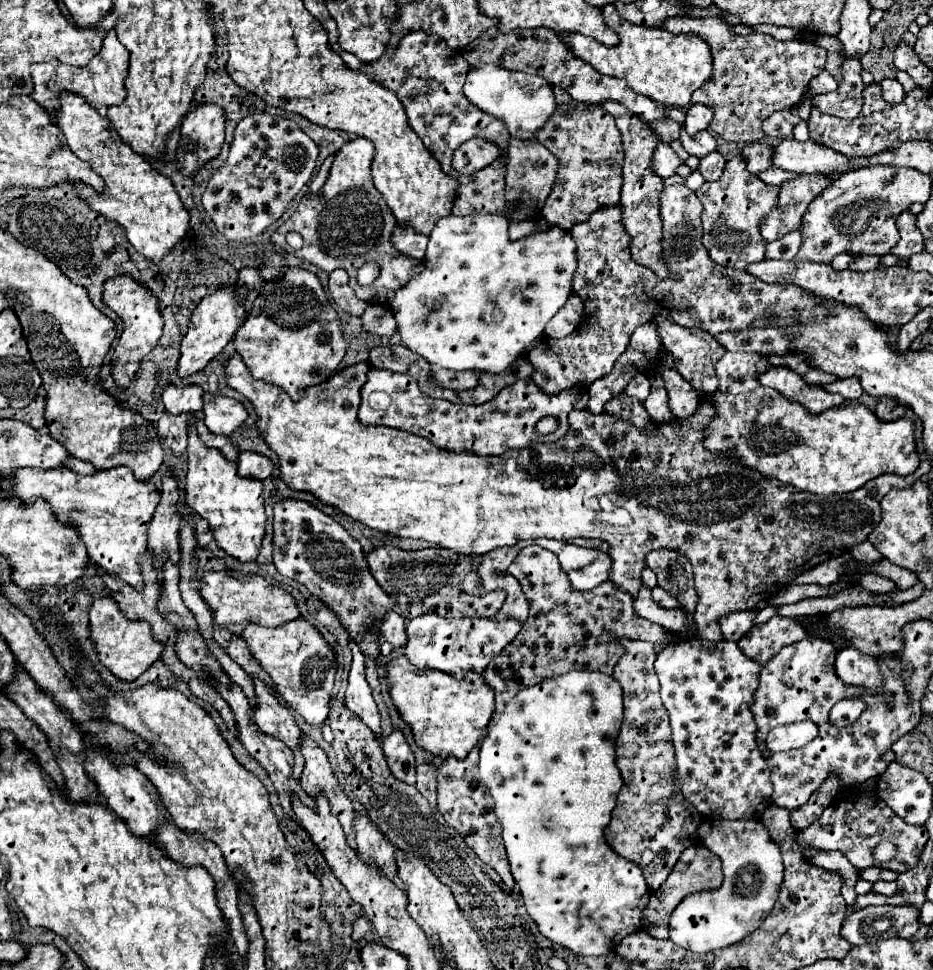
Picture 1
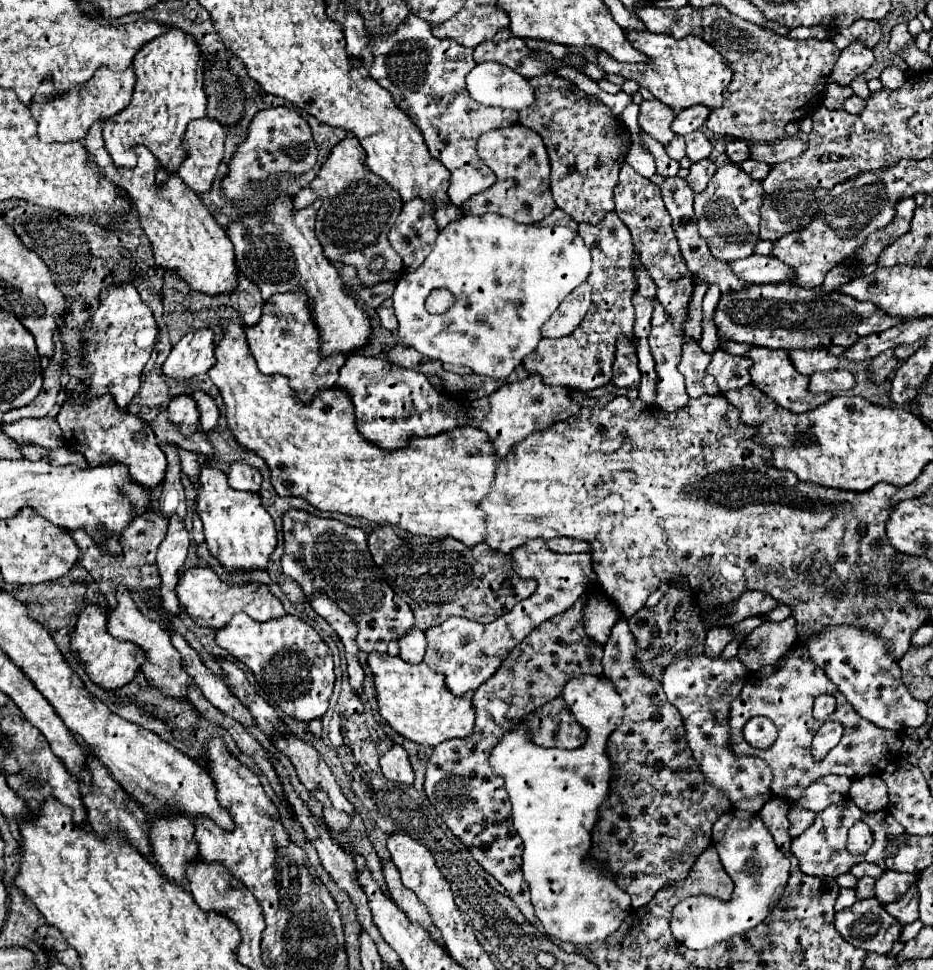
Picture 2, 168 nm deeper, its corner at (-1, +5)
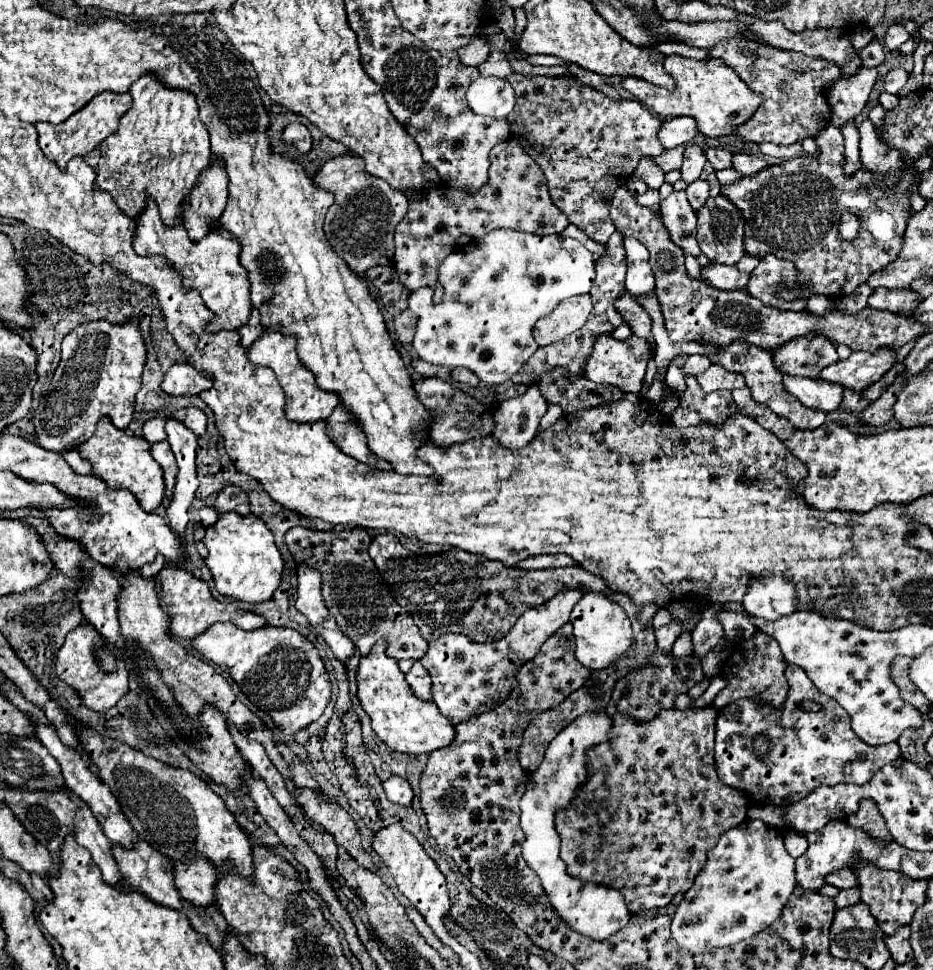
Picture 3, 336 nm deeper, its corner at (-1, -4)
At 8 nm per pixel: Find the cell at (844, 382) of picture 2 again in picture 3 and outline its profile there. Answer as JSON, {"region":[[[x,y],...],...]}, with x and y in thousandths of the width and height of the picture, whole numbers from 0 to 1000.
{"region":[[[839,388],[841,402],[850,406],[861,419],[871,423],[895,423],[904,412],[904,400],[899,396],[886,396],[886,392],[867,392],[867,390],[848,390]]]}

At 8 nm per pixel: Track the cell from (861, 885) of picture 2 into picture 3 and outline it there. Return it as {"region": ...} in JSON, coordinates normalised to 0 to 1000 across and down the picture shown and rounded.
{"region":[[[910,915],[910,918],[901,918],[897,924],[895,924],[895,934],[897,936],[904,936],[904,934],[914,934],[923,928],[923,922],[919,920],[919,915]]]}

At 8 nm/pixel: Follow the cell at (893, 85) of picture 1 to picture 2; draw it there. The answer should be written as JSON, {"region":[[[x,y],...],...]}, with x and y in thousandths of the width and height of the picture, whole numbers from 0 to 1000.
{"region":[[[949,69],[942,81],[944,81],[946,90],[961,92],[961,90],[966,90],[970,86],[970,75],[966,71],[961,71],[961,69]]]}

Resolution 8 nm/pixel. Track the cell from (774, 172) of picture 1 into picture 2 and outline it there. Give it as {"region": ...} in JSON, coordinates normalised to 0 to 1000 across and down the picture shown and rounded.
{"region":[[[798,164],[796,168],[792,168],[792,174],[798,174],[798,178],[805,180],[807,185],[818,185],[824,178],[824,170],[807,166],[807,164]]]}

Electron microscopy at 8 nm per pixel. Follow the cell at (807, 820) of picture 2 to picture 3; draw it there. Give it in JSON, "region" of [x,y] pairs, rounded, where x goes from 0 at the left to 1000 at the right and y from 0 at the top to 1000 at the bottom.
{"region":[[[841,858],[839,866],[841,866],[844,878],[846,878],[850,885],[856,885],[856,882],[865,876],[865,864],[863,864],[863,860],[856,860],[856,858]]]}

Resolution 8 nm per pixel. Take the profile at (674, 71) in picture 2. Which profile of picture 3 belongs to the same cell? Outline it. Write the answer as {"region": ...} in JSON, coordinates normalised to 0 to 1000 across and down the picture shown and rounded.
{"region":[[[719,56],[711,60],[711,70],[721,78],[723,91],[706,91],[702,87],[696,87],[693,82],[683,82],[678,78],[672,78],[666,82],[666,89],[674,93],[678,99],[685,101],[687,107],[691,107],[698,115],[702,115],[708,122],[723,122],[723,120],[741,120],[747,124],[747,132],[751,138],[760,142],[781,140],[788,130],[801,126],[811,109],[816,107],[816,99],[805,95],[801,87],[790,78],[790,74],[779,68],[773,60],[758,60],[758,62],[743,62],[732,60],[728,56]]]}

